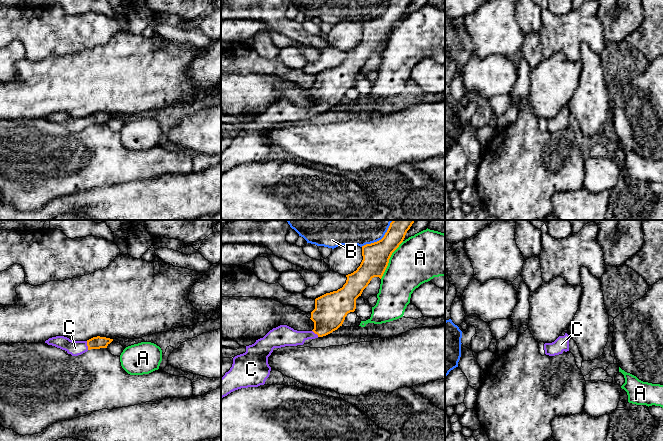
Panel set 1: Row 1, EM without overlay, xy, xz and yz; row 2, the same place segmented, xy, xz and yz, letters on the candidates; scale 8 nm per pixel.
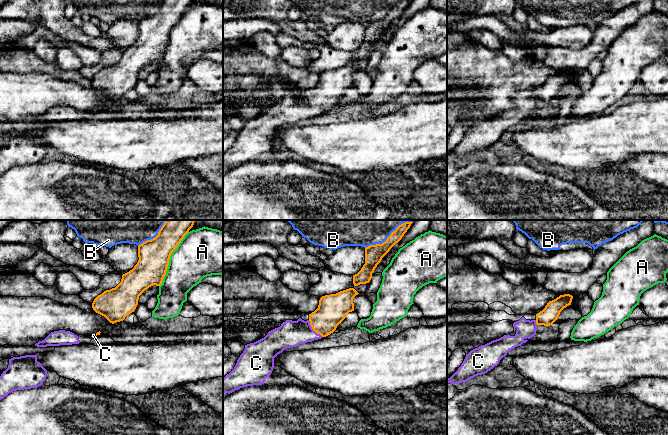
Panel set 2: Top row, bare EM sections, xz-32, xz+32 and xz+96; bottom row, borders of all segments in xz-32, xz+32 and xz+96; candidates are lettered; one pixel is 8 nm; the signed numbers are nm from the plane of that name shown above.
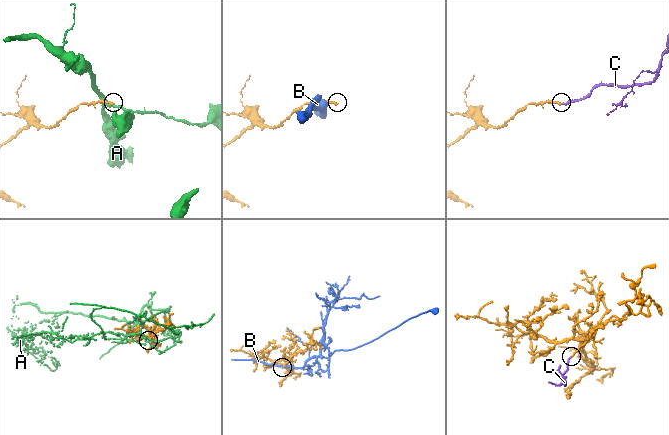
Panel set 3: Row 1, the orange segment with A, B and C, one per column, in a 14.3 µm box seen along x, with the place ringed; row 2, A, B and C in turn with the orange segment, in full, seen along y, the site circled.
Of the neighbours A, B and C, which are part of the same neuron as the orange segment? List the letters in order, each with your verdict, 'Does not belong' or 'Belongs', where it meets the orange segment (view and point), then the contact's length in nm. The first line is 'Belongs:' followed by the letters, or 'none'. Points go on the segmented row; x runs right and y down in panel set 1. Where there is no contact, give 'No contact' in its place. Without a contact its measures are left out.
Belongs: C
A: Does not belong. Touches orange at xz (388, 260). Shared border 360 nm
B: Does not belong. Touches orange at xz (381, 239). Shared border 340 nm
C: Belongs. Touches orange at xy (87, 345). Shared border 70 nm

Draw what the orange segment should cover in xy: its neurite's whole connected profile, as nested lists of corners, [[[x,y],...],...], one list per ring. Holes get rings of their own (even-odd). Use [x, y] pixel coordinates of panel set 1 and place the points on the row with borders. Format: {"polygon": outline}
{"polygon": [[[56,336],[45,341],[48,345],[65,350],[72,356],[81,355],[91,349],[107,348],[113,339],[106,337],[93,337],[87,341],[72,341],[64,336]]]}

